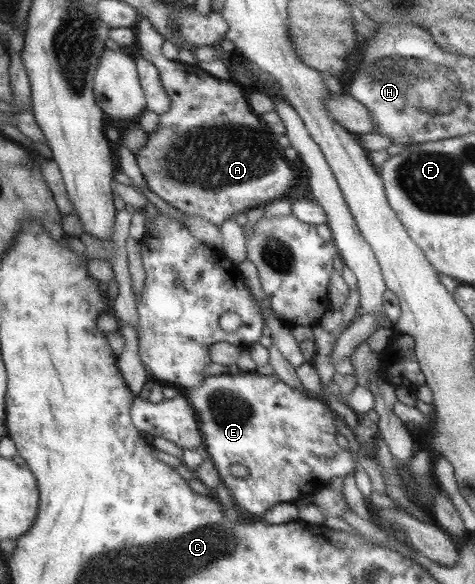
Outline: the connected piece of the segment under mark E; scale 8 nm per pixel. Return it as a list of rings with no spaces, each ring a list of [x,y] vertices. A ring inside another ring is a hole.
[[[240,371],[233,376],[228,373],[206,376],[196,388],[184,391],[183,395],[198,419],[202,445],[215,466],[220,482],[227,488],[239,509],[262,515],[275,504],[292,503],[320,492],[324,487],[328,487],[331,478],[344,477],[354,467],[347,446],[335,441],[337,432],[334,416],[328,405],[306,396],[299,390],[289,388],[275,374],[264,376],[255,371]],[[231,464],[243,464],[248,474],[245,477],[231,475]]]

